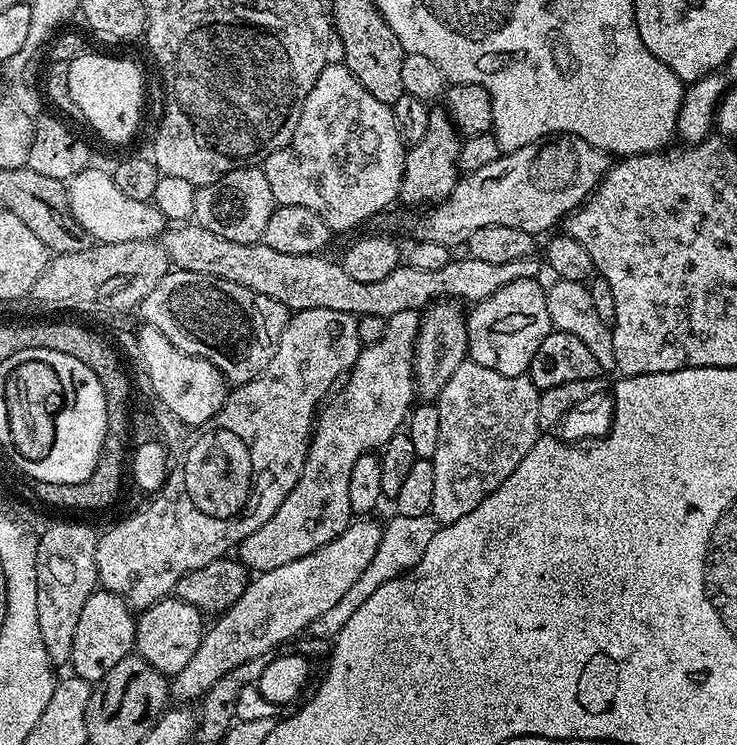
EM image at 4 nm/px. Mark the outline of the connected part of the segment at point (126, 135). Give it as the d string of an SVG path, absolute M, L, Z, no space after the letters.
M89 50L68 62L68 81L74 106L82 110L86 124L102 139L124 144L135 134L144 112L144 76L134 61Z

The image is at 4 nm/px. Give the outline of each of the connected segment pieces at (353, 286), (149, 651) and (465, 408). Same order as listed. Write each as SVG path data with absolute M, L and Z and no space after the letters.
M195 222L169 227L162 237L162 245L168 255L169 265L181 272L206 274L226 278L226 282L238 282L238 286L246 286L258 294L266 294L266 298L274 298L274 302L282 302L282 306L293 313L321 308L338 310L357 318L364 315L387 318L402 314L402 310L420 312L433 302L485 300L490 298L490 294L502 290L502 286L510 286L510 282L537 279L542 269L541 261L535 255L514 258L514 262L478 262L478 258L465 255L464 260L449 259L442 270L418 270L404 262L400 267L390 270L390 274L386 274L386 278L381 278L379 282L358 282L350 278L350 274L346 274L344 267L335 259L327 260L327 255L281 254L279 250L270 250L270 246L263 242L230 242L230 238L213 234Z
M165 598L156 604L143 609L136 616L135 655L141 656L154 670L166 677L173 677L194 658L198 646L206 631L206 616L190 602L182 602L175 598Z
M467 358L462 362L462 366L458 366L458 370L454 370L454 374L450 374L450 382L446 382L446 386L440 391L436 404L438 410L438 450L434 450L431 459L434 466L434 502L430 514L436 519L437 525L443 526L450 522L458 522L458 518L466 518L466 514L470 514L470 510L474 510L474 506L482 503L491 492L498 490L498 486L502 486L506 482L506 478L510 478L510 474L514 474L518 462L522 462L522 458L526 458L526 454L530 454L530 450L536 445L536 440L542 435L542 429L538 422L540 394L541 389L536 388L534 382L528 379L527 375L498 374L498 370L486 370L486 366L478 366L478 362Z

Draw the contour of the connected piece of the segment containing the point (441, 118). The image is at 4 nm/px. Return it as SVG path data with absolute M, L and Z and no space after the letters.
M433 107L429 114L426 134L417 144L407 149L404 157L404 173L400 187L400 200L408 204L428 204L435 206L447 198L454 190L460 170L460 146L462 137L456 125L443 107Z

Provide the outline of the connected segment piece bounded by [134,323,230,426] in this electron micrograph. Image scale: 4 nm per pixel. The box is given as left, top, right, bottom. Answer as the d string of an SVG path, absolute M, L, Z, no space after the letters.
M141 323L135 333L136 348L140 351L142 369L150 376L153 397L185 426L204 424L223 406L230 391L224 375L206 358L198 358L178 350L162 330Z

